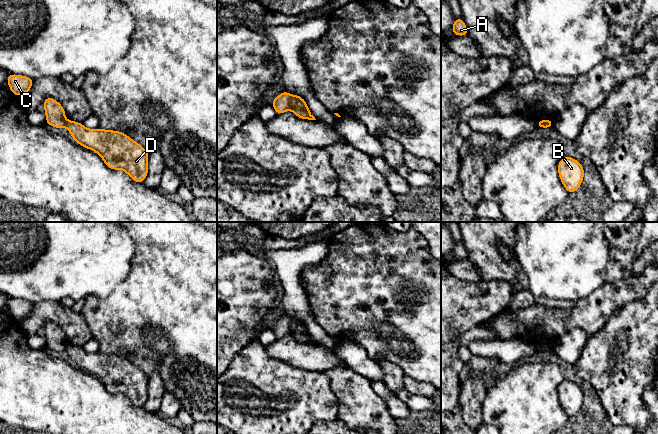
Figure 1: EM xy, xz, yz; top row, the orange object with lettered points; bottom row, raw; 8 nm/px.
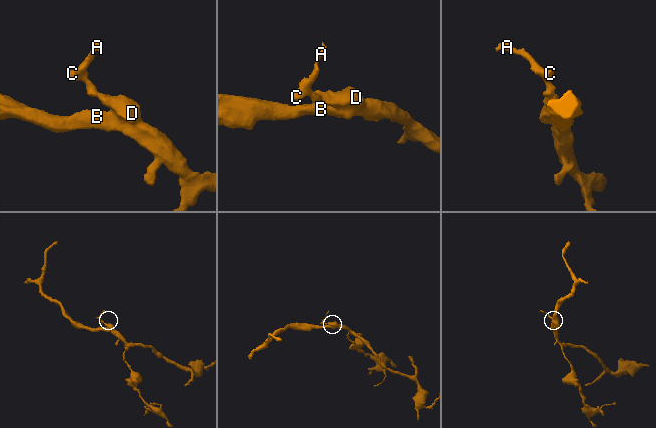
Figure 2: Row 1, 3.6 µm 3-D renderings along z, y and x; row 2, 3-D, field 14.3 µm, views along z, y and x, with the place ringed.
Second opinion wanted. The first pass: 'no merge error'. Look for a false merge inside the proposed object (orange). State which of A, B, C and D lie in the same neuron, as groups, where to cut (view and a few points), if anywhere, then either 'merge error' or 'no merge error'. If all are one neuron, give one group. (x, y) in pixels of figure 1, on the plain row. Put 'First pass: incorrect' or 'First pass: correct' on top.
First pass: incorrect
A C / B D | xz (291, 319), (289, 333) | merge error

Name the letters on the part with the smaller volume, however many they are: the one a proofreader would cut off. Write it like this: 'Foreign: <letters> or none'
Foreign: A, C

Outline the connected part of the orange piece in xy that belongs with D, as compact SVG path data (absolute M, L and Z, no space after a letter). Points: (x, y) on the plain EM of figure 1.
M69 344L65 351L75 366L96 376L109 393L123 394L134 406L144 406L150 377L124 356L88 353L82 347Z

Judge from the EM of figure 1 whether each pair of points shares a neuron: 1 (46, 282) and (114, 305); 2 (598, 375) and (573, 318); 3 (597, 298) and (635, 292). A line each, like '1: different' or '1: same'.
1: different
2: different
3: same

